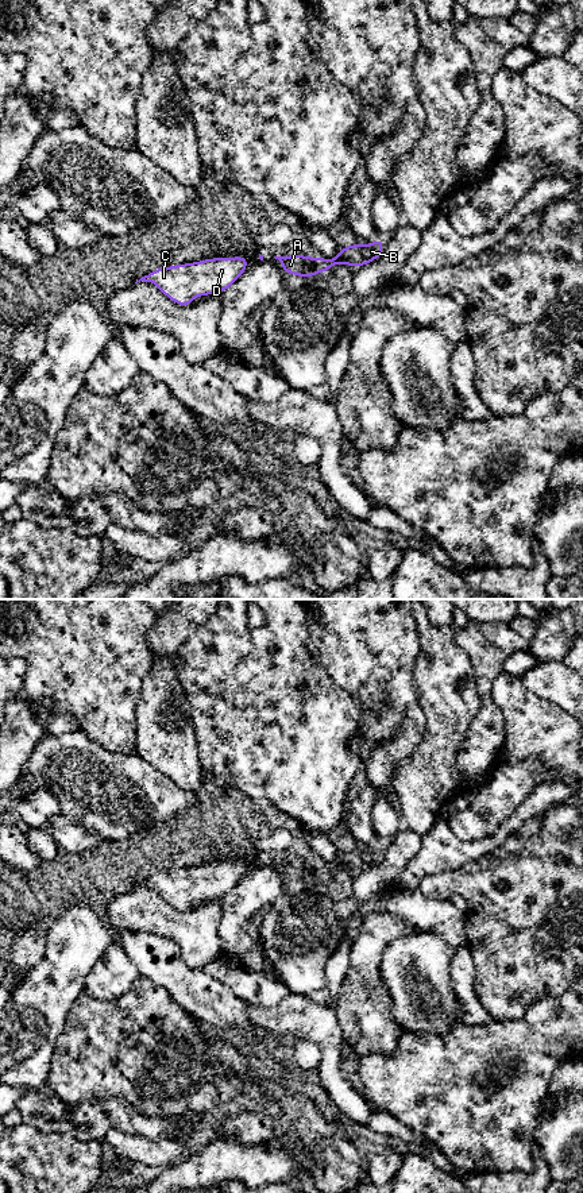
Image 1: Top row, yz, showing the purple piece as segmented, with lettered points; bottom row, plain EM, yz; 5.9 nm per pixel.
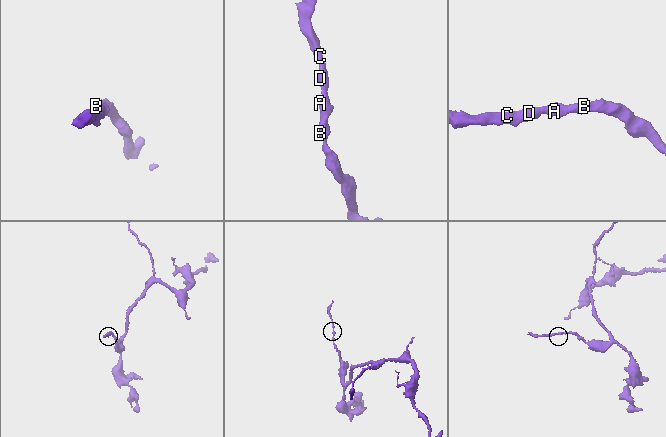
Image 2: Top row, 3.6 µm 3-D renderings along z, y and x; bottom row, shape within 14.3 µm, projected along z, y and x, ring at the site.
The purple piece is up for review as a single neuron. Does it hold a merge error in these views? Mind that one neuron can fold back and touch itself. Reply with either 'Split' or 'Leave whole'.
Leave whole

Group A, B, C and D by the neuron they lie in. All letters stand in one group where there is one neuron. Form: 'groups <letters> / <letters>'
groups A B C D

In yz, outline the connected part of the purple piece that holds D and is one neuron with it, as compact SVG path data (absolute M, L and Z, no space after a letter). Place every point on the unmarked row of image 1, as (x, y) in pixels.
M246 861L205 864L159 872L135 888L154 887L171 906L188 911L194 901L227 895L246 876L247 869Z

